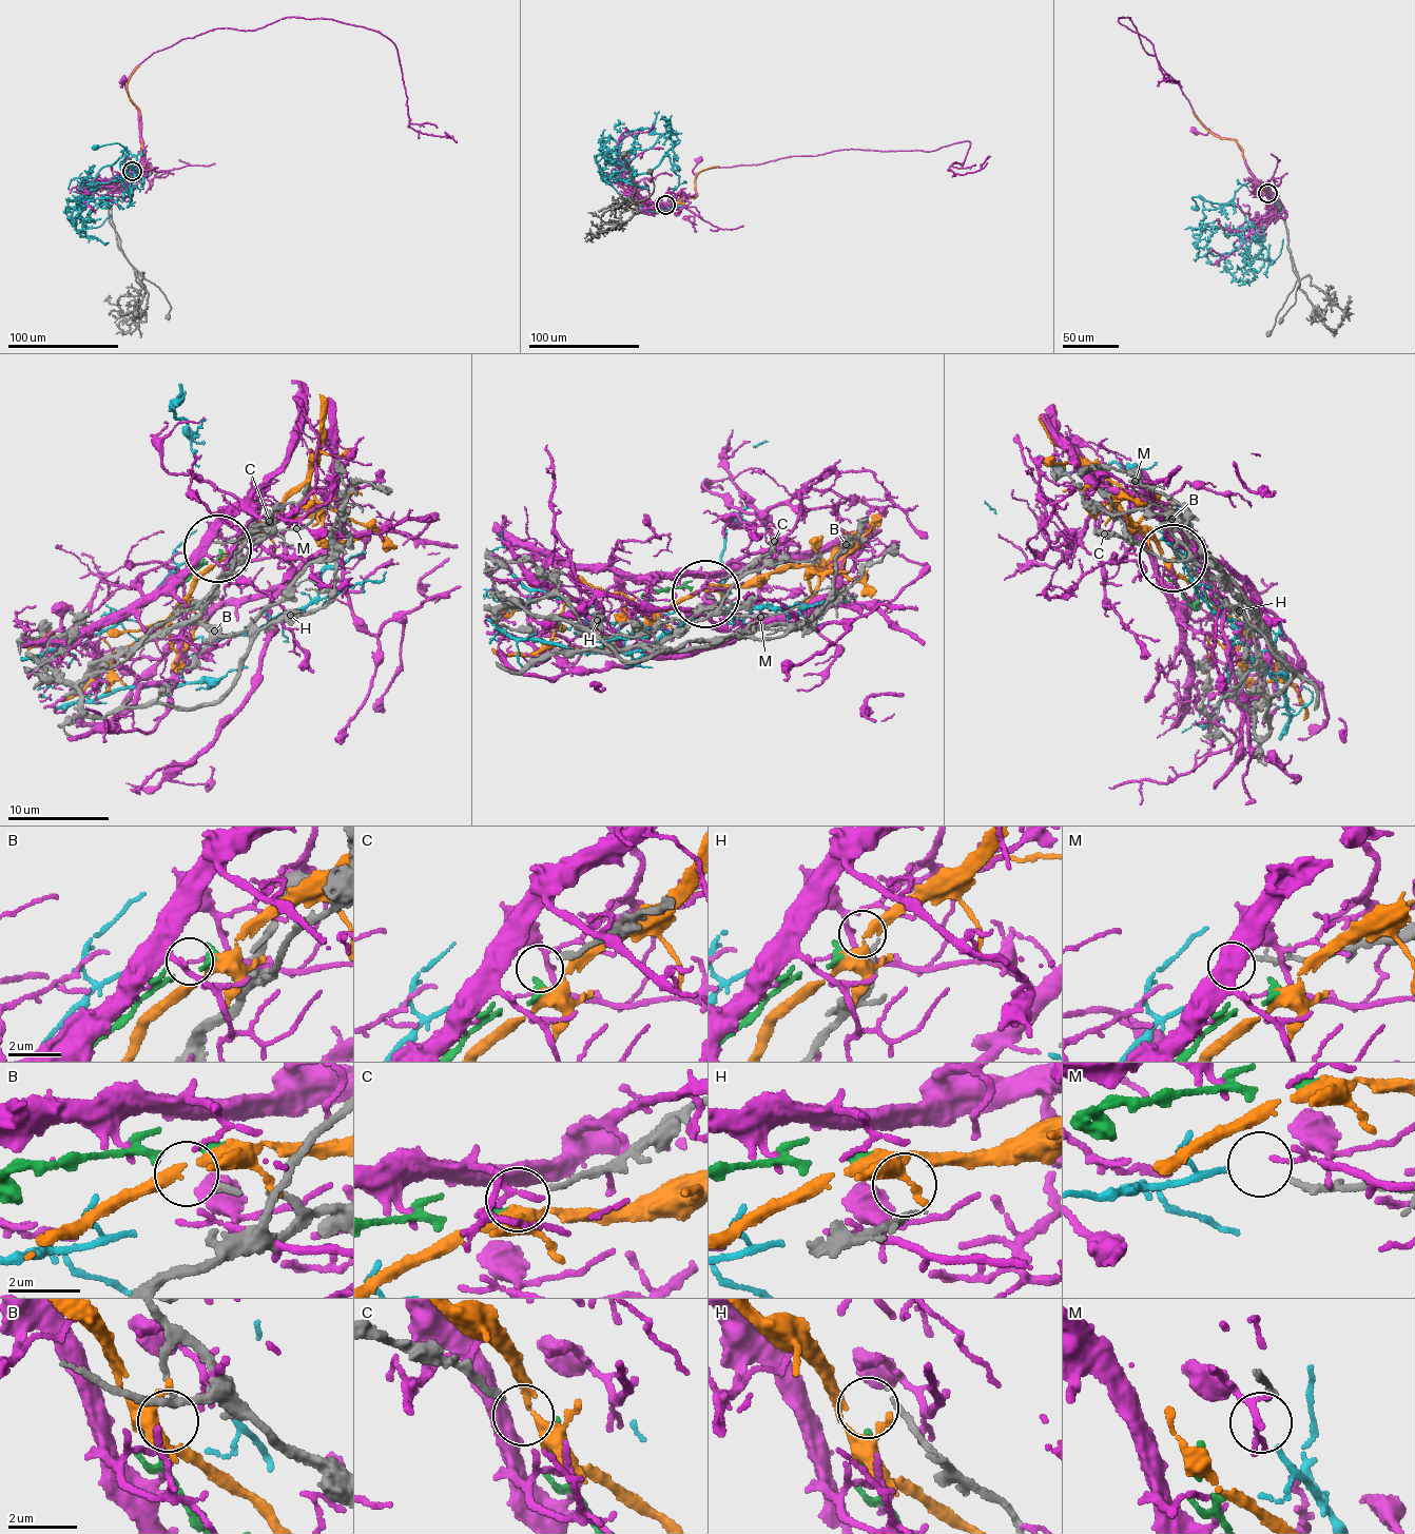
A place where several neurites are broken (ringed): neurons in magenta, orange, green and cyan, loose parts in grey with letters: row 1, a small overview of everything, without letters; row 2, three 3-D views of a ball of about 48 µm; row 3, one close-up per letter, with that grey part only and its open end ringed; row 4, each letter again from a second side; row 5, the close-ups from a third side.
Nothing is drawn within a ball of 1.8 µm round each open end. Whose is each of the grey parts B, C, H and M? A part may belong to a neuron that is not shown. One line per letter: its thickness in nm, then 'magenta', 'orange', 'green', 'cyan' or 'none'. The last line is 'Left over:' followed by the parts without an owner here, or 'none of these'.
B: calibre 180 nm; none
C: calibre 150 nm; none
H: calibre 190 nm; green
M: calibre 190 nm; cyan
Left over: B, C

